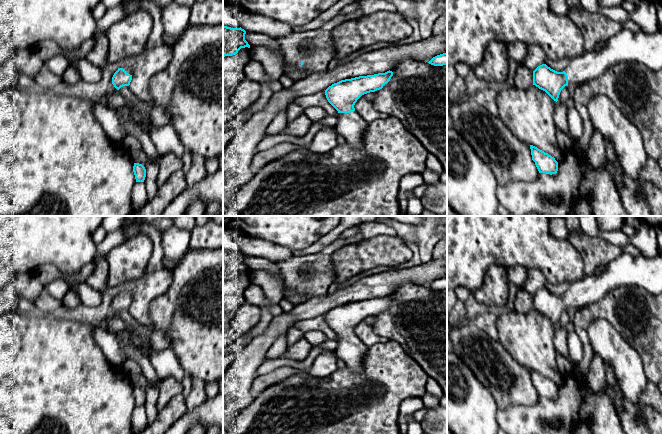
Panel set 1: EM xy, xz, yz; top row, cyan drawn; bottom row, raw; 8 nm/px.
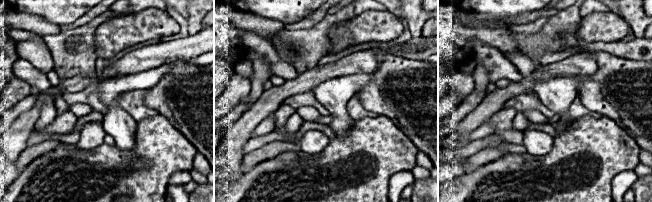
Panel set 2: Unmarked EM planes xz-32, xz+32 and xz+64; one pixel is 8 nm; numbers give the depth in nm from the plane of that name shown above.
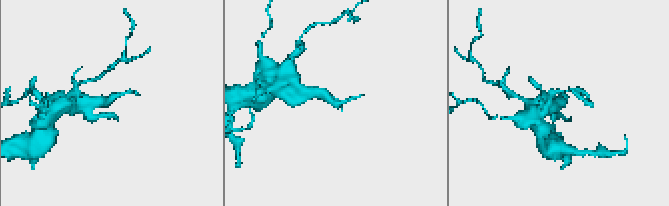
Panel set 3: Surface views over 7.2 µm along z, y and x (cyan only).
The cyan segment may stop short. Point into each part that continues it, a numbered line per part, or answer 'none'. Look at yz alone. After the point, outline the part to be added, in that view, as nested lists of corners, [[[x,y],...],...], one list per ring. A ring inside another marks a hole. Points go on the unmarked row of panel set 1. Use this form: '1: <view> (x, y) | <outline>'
1: yz (642, 271) | [[[622,253],[608,264],[600,275],[585,275],[570,284],[565,296],[568,309],[590,305],[615,288],[636,286],[653,295],[662,293],[662,256],[652,258],[645,254]]]

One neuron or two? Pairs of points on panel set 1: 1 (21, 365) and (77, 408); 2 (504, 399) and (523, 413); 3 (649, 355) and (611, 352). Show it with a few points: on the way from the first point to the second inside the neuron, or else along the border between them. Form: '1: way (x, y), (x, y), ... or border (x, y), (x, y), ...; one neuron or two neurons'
1: way (35, 369), (63, 397); one neuron
2: border (535, 402), (532, 404), (508, 405), (499, 410); two neurons
3: border (622, 338), (639, 355), (646, 376); two neurons

